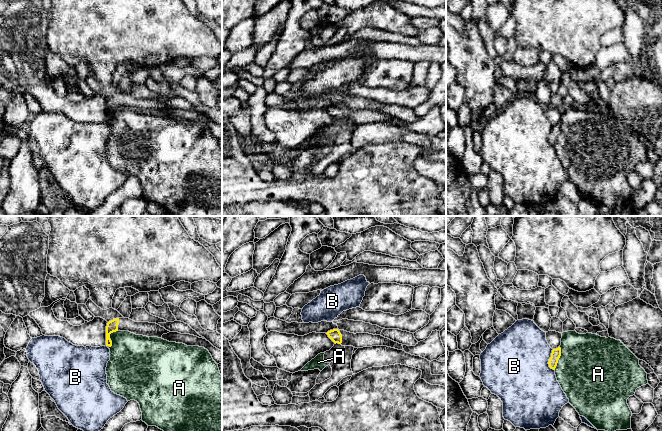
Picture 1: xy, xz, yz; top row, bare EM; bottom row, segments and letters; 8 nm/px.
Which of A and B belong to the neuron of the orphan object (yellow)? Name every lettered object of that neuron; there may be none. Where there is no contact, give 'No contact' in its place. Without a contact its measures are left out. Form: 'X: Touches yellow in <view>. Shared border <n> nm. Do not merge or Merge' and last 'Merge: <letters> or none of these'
A: Touches yellow in xy. Shared border 160 nm. Do not merge
B: Touches yellow in yz. Shared border 180 nm. Do not merge
Merge: none of these

